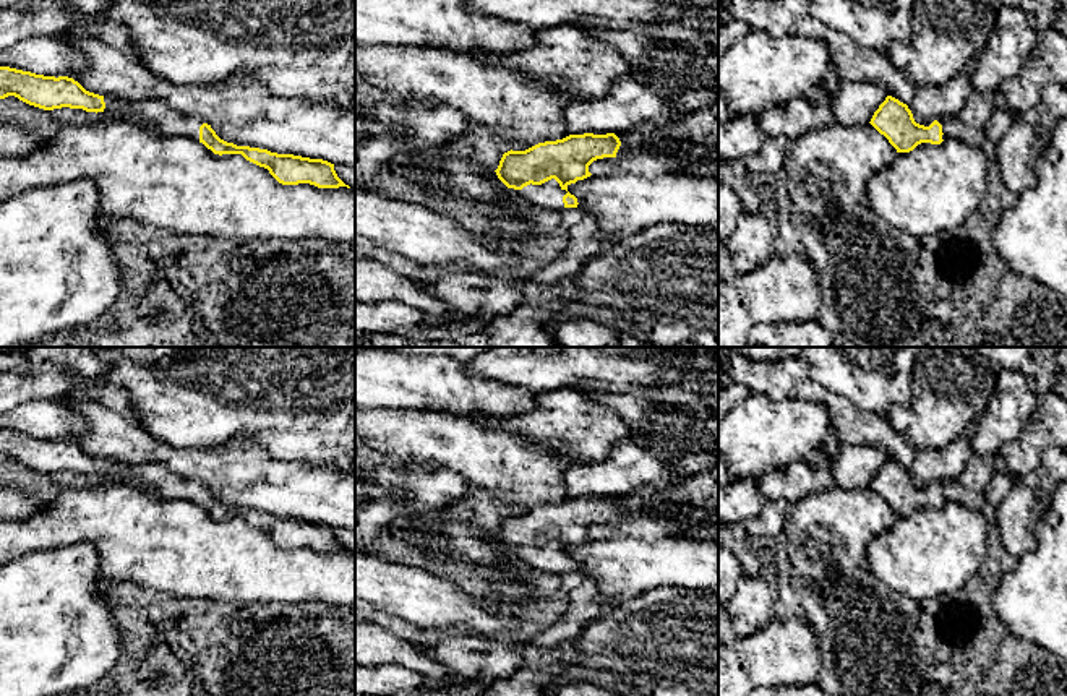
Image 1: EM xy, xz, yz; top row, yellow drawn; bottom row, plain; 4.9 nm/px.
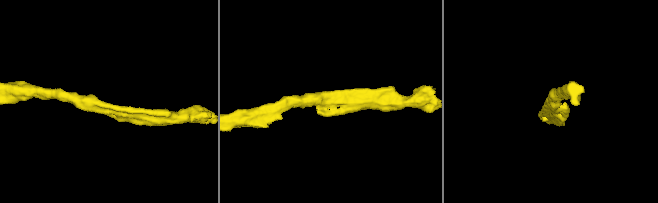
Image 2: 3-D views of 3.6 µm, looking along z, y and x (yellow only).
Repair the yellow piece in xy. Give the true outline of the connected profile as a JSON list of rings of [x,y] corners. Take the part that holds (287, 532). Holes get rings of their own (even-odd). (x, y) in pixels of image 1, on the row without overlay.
[[[0,430],[0,462],[15,459],[19,464],[54,474],[62,470],[86,475],[109,475],[154,490],[165,500],[190,500],[214,518],[242,518],[246,524],[264,531],[282,548],[310,547],[318,552],[347,550],[336,537],[334,527],[294,518],[277,518],[268,513],[237,509],[221,503],[211,488],[199,480],[182,479],[157,462],[123,464],[86,454],[68,440],[44,440],[10,430]]]

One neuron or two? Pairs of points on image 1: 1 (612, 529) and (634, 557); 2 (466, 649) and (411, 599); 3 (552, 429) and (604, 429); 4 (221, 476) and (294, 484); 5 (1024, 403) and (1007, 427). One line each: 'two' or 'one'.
1: two
2: two
3: one
4: one
5: one

